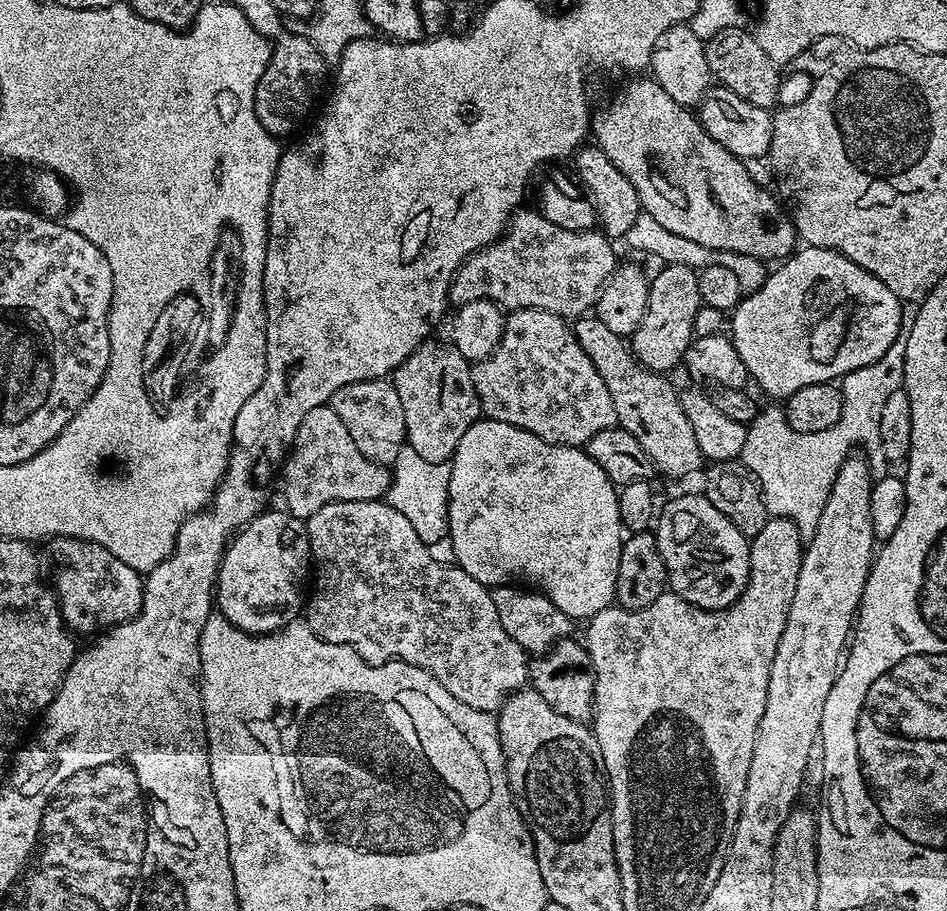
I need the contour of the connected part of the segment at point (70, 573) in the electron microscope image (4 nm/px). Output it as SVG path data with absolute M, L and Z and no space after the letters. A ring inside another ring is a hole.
M58 536L51 544L57 568L56 573L50 576L50 584L60 602L60 613L65 628L73 633L100 634L140 615L144 602L145 581L141 573L126 566L122 558L114 558L114 554L110 554L106 546L98 546L98 542Z

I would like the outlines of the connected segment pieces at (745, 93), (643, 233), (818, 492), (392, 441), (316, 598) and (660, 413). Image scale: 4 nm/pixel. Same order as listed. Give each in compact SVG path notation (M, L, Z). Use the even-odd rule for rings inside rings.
M737 26L722 30L706 41L704 49L708 68L712 71L712 80L719 87L730 89L734 94L738 94L738 98L746 98L750 106L769 110L777 107L781 69L770 58L770 54L766 54L762 46L758 46L755 35L749 29L747 32L744 26Z
M643 210L637 217L637 221L627 231L624 242L638 251L638 254L657 254L662 257L666 264L686 266L697 272L705 269L706 266L724 266L734 272L738 279L738 286L742 288L745 294L751 294L763 287L770 273L767 263L754 258L753 255L738 254L736 251L712 250L710 247L701 246L698 242L691 241L690 238L679 237L678 234L671 233Z
M901 334L878 362L843 376L839 385L842 418L838 418L830 430L818 430L810 438L802 438L799 432L788 427L783 405L770 402L767 408L761 407L757 411L755 419L748 425L746 443L738 459L760 483L769 517L786 518L798 526L801 537L812 537L844 460L853 450L859 449L856 448L859 444L865 448L865 453L874 451L880 444L880 419L884 416L884 407L896 391L901 391L904 383L907 341L907 335Z
M391 379L350 382L350 386L334 390L330 406L334 414L342 418L346 430L350 430L350 438L354 438L358 450L362 450L370 462L389 466L395 464L398 454L406 446L408 427L402 414L402 398L398 398L398 390Z
M384 500L330 502L330 506L322 506L306 523L314 569L314 583L306 600L306 622L318 638L349 644L367 664L405 660L424 668L458 702L466 702L466 706L483 712L495 713L512 693L529 683L529 653L502 630L491 591L470 578L466 570L439 564L432 557L433 549L418 538L414 526L398 510Z
M594 314L579 317L574 331L578 344L586 350L586 358L594 362L594 370L602 374L602 382L606 382L606 390L610 390L617 425L642 442L642 450L646 450L653 469L664 476L699 473L705 458L698 448L698 438L694 438L694 426L690 426L690 418L686 418L682 410L680 392L668 381L669 377L642 367L622 337Z

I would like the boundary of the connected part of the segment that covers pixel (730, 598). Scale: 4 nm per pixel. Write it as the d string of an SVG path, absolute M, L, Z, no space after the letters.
M702 494L680 496L661 507L654 525L658 550L668 575L667 587L699 608L728 608L742 594L750 574L750 540Z

